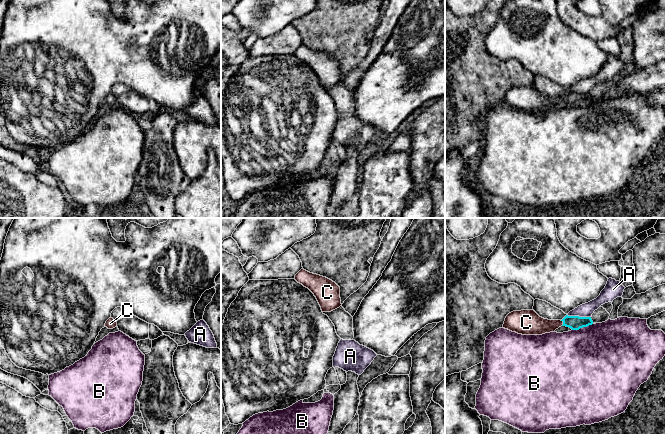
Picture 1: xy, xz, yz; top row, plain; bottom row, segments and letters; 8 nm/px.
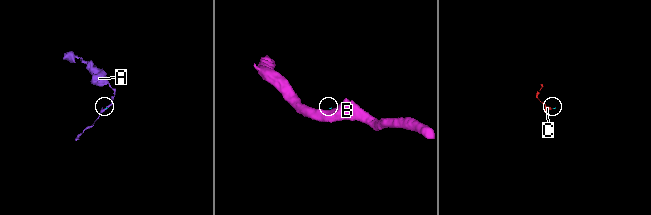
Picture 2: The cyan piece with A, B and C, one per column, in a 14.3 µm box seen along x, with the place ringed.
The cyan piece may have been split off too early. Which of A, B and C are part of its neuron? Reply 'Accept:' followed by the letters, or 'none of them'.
Accept: C

